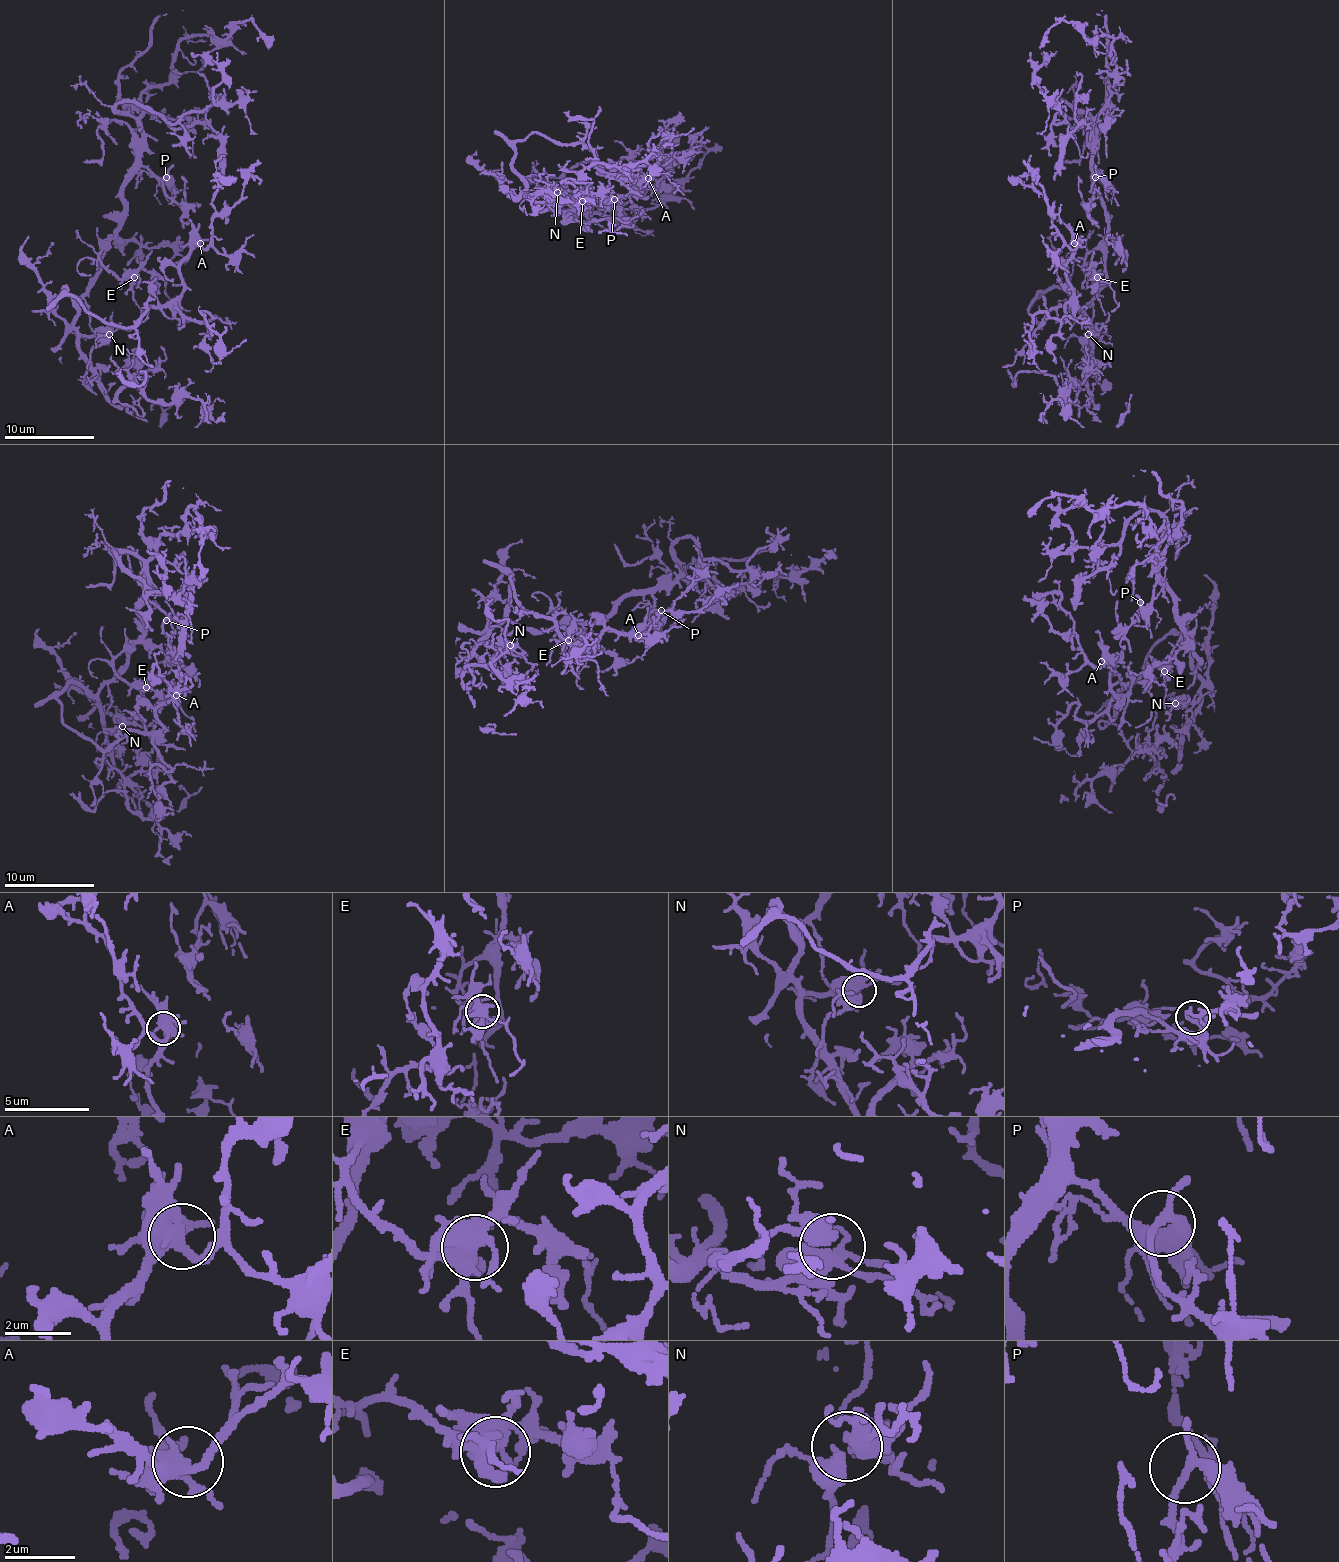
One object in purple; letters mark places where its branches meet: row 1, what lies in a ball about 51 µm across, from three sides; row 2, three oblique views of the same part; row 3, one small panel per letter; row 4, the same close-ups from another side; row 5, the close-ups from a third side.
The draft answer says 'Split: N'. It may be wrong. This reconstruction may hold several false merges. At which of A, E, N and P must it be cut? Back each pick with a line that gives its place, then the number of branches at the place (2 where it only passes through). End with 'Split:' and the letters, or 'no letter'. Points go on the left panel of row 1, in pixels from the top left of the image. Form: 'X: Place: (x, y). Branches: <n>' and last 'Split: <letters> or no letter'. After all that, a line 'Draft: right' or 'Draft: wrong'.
Split: no letter
Draft: wrong

